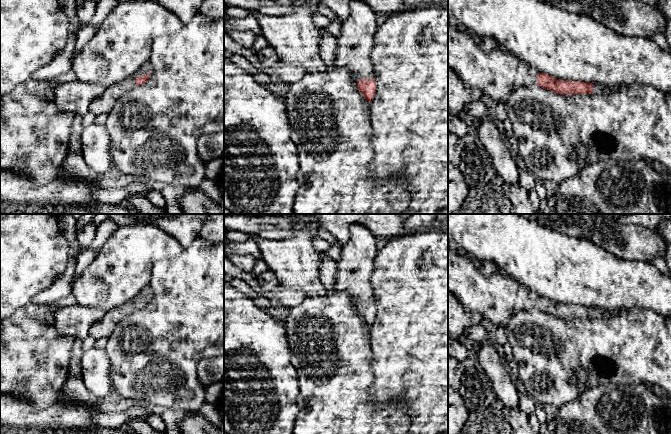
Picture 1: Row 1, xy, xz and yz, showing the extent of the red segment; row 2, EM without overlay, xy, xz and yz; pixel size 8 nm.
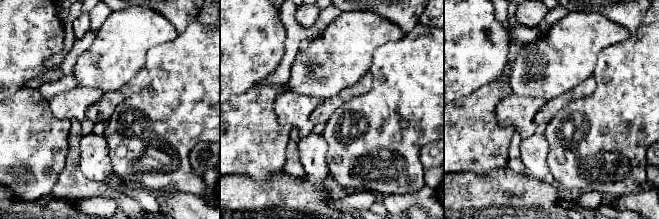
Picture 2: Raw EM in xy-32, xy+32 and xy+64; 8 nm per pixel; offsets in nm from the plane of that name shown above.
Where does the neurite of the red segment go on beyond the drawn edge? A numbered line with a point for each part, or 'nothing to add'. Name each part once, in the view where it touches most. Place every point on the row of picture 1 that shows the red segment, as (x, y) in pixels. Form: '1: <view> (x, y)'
1: xy (102, 104)
2: yz (600, 89)

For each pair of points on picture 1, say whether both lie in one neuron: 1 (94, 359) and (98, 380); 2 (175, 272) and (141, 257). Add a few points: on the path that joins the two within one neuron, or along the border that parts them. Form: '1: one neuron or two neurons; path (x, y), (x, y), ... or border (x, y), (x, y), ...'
1: one neuron; path (95, 364), (96, 375)
2: two neurons; border (176, 255), (159, 259), (154, 263), (148, 284)

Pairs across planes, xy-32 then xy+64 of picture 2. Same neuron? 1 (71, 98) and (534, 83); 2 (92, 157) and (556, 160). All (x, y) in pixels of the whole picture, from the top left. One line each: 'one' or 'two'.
1: two
2: two

